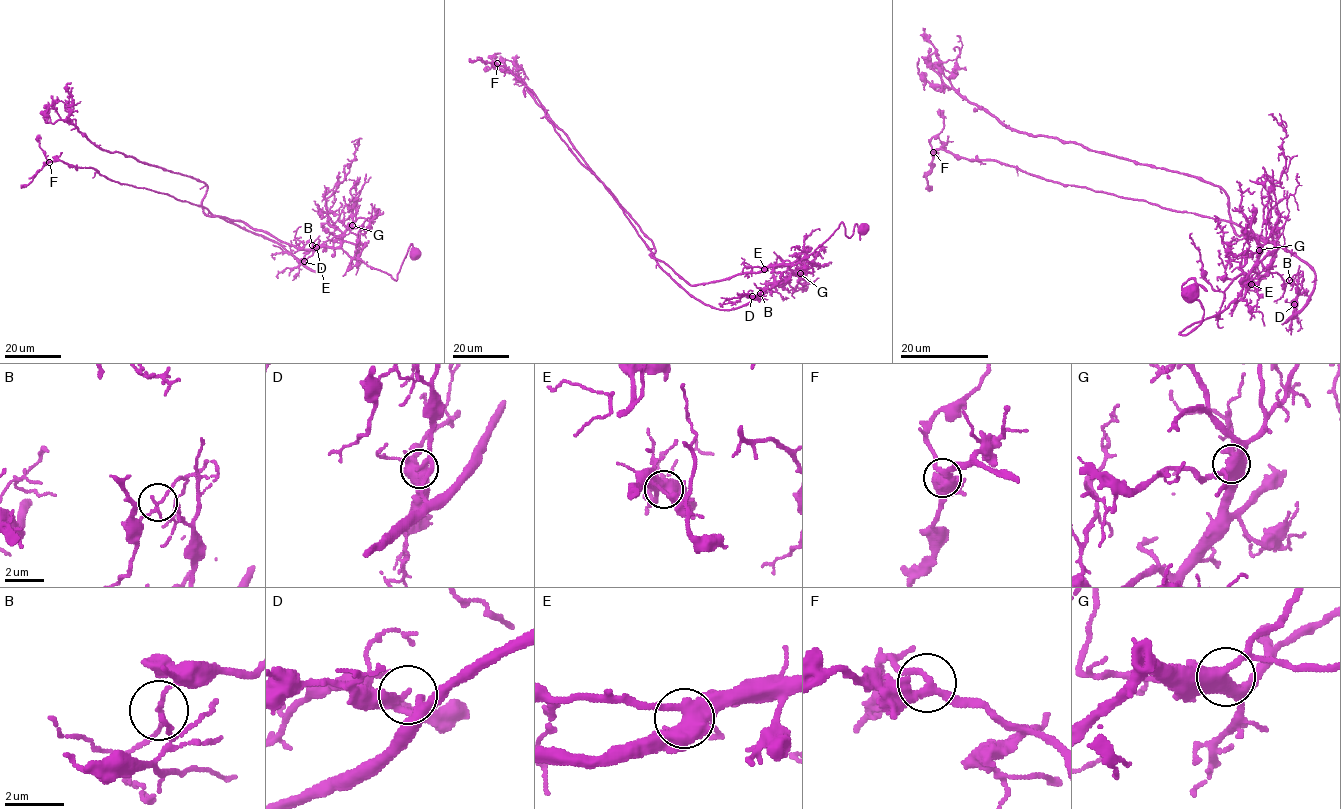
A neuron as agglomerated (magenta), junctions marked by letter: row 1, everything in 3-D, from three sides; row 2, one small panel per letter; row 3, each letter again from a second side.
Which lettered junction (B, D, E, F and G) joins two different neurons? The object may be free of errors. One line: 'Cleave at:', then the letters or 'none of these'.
Cleave at: B

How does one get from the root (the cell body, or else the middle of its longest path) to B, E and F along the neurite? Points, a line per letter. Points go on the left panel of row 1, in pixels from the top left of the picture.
B: (415, 254), (410, 244), (394, 280), (388, 273), (352, 259), (341, 247), (343, 234), (317, 247), (312, 245)
E: (415, 254), (410, 244), (394, 280), (388, 273), (352, 259), (341, 248), (316, 247)
F: (415, 254), (410, 244), (394, 280), (341, 248), (297, 249), (167, 194), (110, 180), (94, 168), (49, 162)

